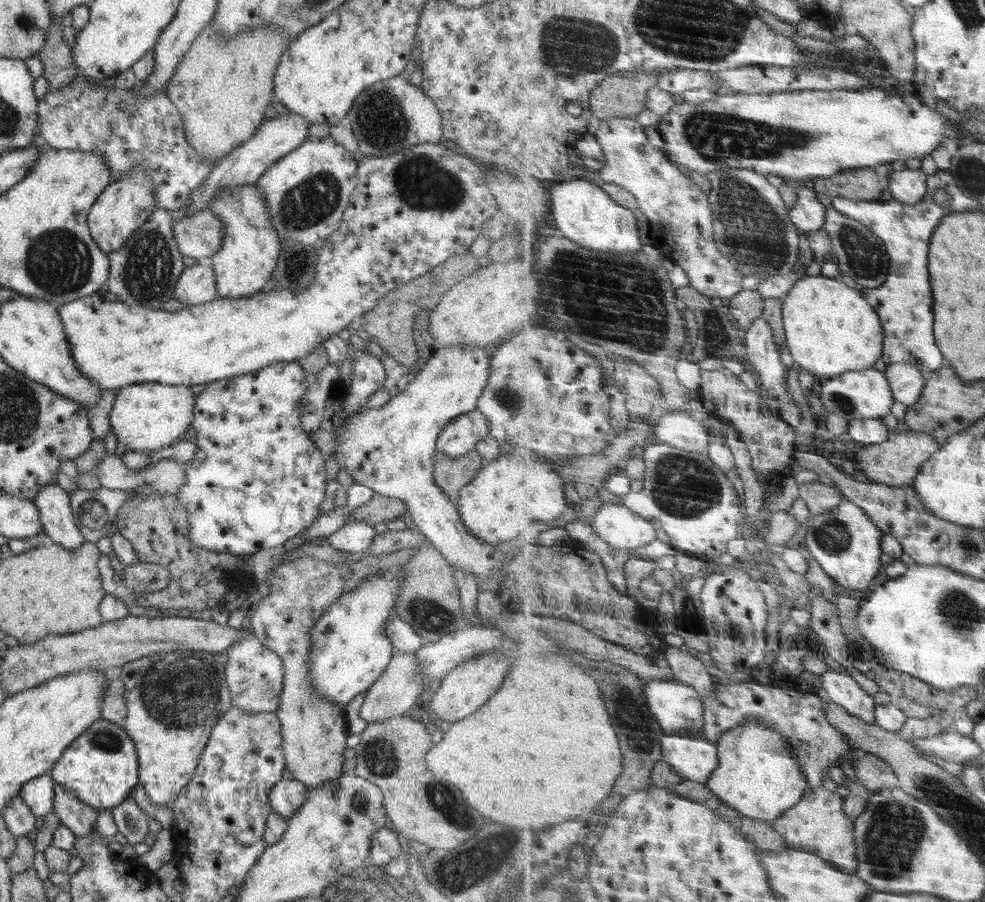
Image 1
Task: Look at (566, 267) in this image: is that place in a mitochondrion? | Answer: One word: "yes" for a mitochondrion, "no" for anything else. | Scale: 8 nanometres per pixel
yes

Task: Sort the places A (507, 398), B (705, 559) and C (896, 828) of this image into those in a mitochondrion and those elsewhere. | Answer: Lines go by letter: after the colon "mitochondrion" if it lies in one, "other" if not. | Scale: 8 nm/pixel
A: mitochondrion
B: other
C: mitochondrion

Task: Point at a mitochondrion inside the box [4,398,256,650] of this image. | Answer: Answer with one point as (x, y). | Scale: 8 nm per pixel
(90, 512)

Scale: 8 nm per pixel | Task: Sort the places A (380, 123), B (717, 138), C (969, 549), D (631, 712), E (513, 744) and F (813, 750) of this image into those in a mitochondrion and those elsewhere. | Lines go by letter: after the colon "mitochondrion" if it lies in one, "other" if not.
A: mitochondrion
B: mitochondrion
C: mitochondrion
D: mitochondrion
E: other
F: mitochondrion

